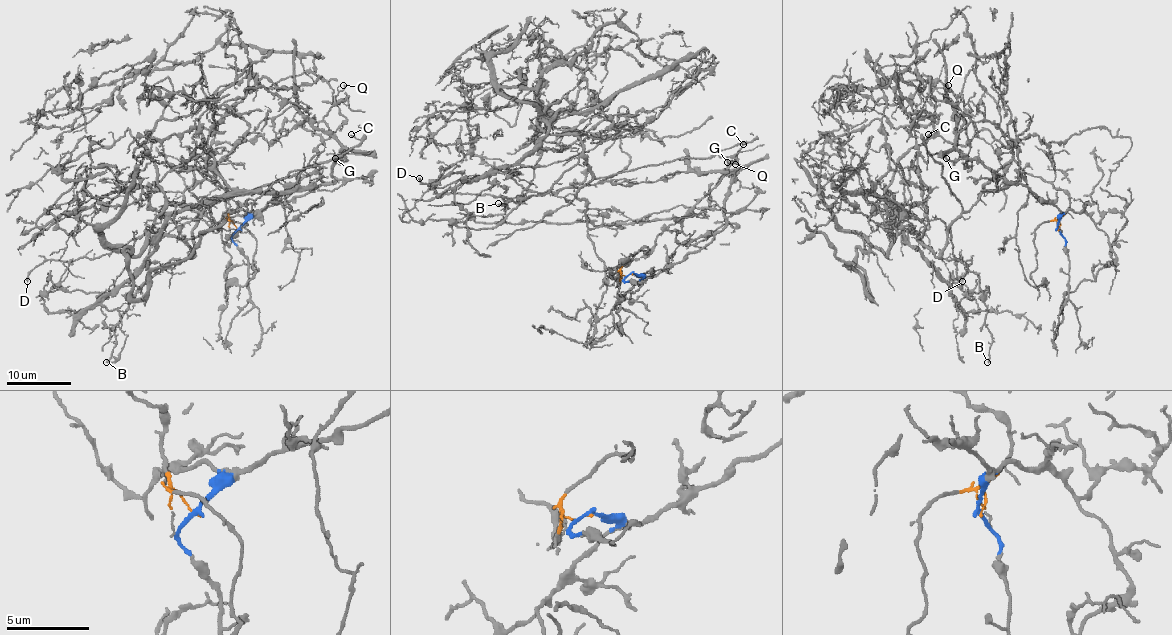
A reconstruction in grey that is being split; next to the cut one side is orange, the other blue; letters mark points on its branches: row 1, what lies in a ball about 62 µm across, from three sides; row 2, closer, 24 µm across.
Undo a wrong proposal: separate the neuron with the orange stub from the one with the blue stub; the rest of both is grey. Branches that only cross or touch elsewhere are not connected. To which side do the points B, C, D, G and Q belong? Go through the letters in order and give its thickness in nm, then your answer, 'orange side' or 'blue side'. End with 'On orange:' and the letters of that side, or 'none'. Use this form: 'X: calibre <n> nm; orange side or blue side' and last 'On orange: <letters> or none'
B: calibre 220 nm; orange side
C: calibre 140 nm; orange side
D: calibre 220 nm; orange side
G: calibre 120 nm; blue side
Q: calibre 130 nm; blue side
On orange: B, C, D

